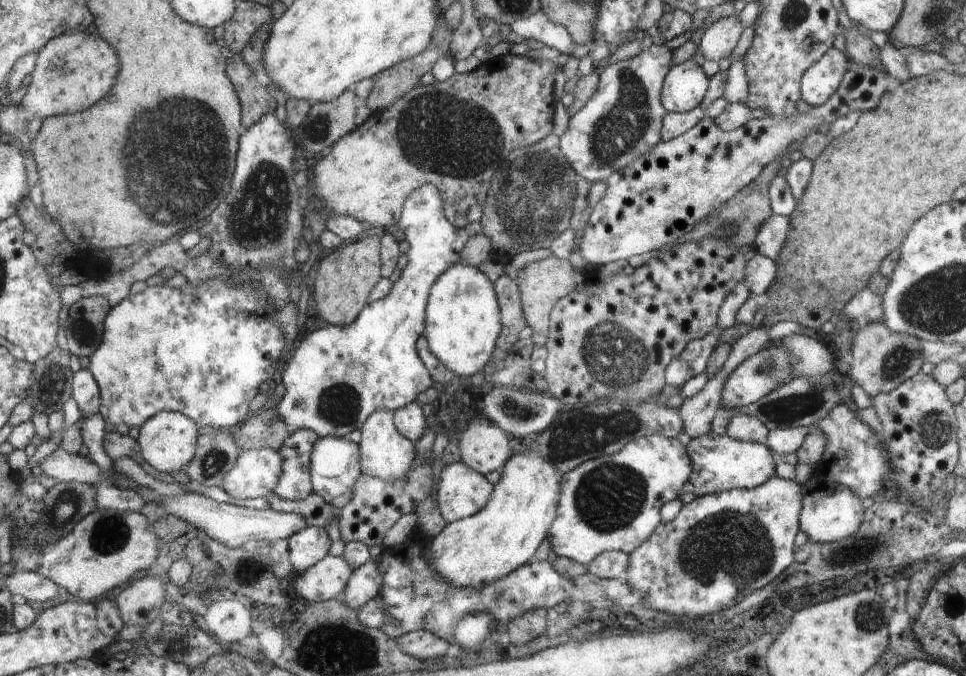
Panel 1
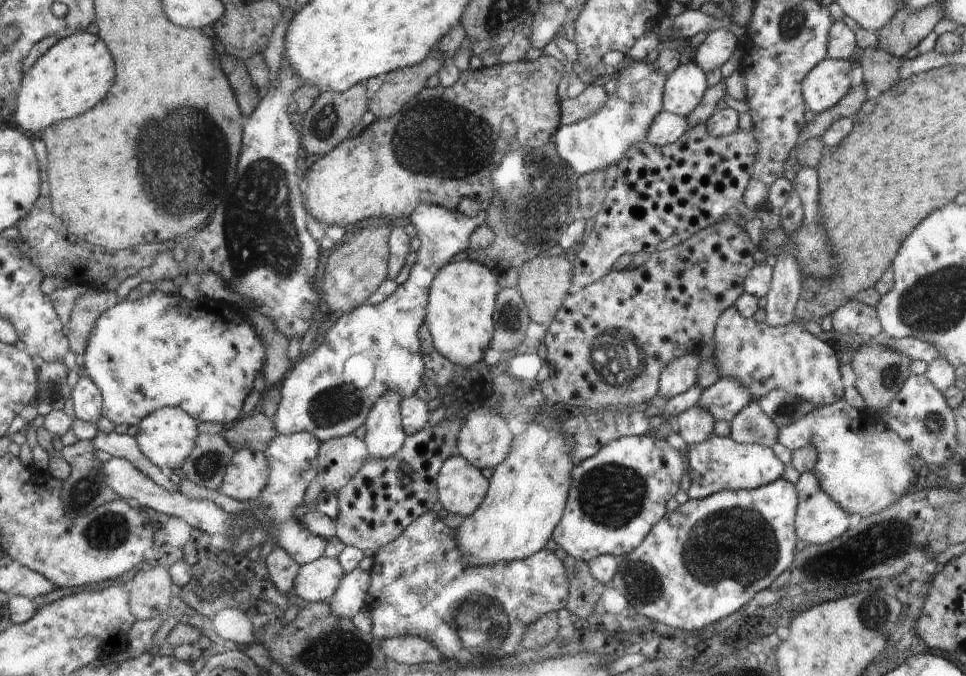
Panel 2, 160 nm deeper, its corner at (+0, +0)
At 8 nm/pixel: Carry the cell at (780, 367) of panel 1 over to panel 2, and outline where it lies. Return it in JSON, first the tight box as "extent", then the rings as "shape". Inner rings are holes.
{"extent":[699,377,751,422],"shape":[[[724,377],[702,391],[699,405],[705,408],[715,421],[730,422],[740,409],[750,402],[751,394],[744,385],[736,379]]]}

